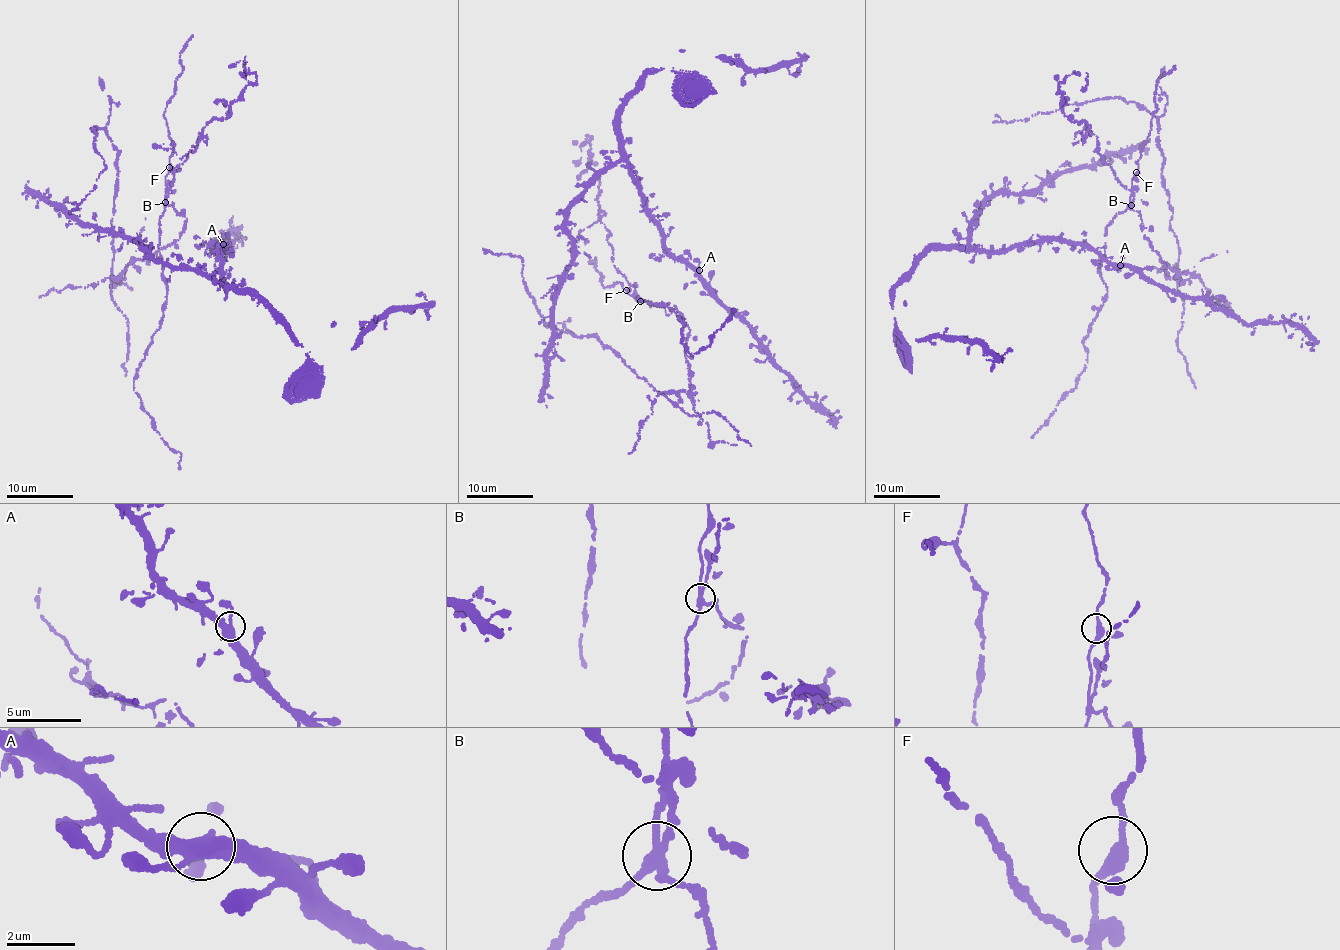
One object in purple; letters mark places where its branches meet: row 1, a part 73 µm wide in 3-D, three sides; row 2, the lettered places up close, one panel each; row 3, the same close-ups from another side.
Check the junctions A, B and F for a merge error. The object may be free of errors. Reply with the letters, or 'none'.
B

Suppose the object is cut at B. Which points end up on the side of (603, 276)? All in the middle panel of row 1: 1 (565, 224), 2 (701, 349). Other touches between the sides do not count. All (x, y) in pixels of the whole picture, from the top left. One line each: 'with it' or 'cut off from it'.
1: with it
2: with it

